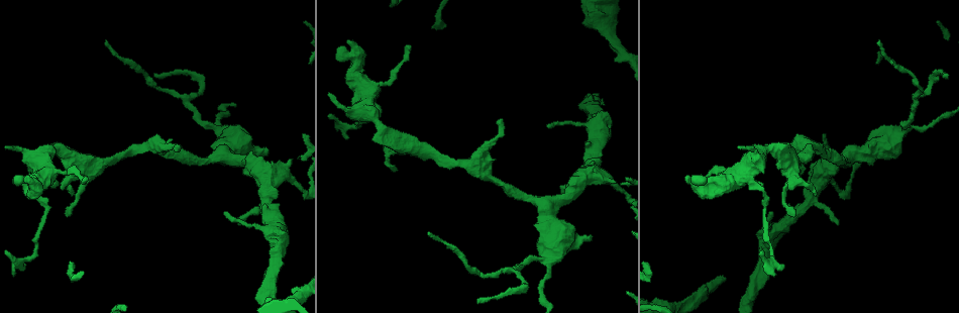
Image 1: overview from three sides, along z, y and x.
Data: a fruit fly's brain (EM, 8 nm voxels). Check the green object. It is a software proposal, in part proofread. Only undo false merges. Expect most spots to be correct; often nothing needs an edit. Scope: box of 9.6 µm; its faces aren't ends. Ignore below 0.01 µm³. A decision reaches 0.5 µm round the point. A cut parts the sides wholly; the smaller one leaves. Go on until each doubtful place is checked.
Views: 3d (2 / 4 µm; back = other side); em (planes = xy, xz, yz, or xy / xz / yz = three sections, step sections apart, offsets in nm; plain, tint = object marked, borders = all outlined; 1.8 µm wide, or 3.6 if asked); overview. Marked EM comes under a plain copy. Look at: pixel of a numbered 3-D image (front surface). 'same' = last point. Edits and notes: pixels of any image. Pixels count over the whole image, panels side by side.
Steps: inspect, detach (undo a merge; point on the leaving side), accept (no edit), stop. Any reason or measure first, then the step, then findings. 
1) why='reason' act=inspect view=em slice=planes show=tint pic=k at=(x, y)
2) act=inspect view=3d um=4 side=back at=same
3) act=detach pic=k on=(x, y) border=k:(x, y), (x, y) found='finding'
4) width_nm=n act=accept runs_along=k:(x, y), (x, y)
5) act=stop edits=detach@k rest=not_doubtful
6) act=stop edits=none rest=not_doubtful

why='abrupt turn' act=inspect view=em um=3.6 slice=planes show=tint pic=1 at=(525, 283)

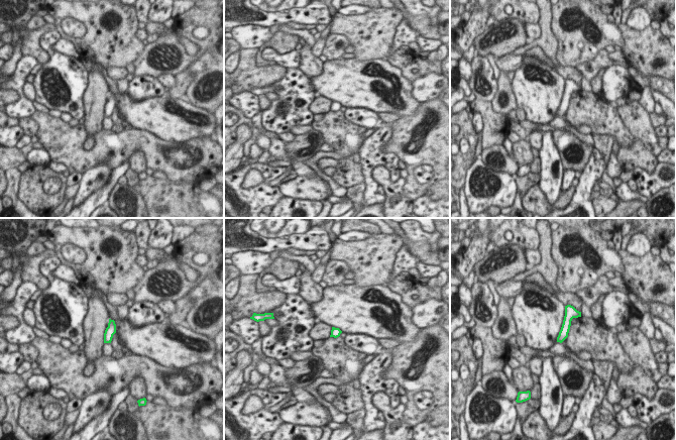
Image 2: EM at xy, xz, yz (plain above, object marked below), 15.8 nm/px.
act=accept found='continuous, no second cell'

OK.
why='looks like a crossing' act=inspect view=em um=3.6 slice=planes show=tint pic=1 at=(42, 169)

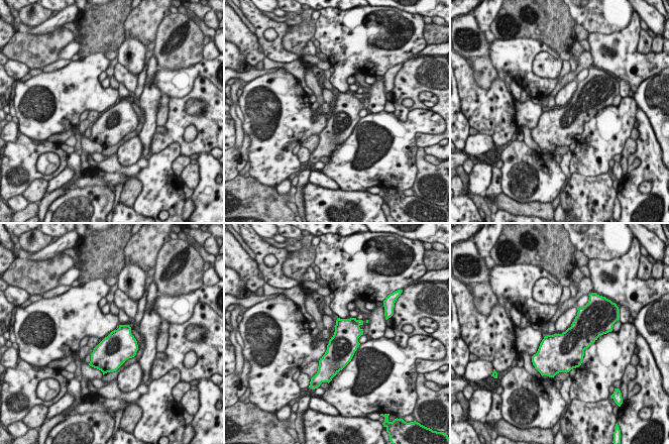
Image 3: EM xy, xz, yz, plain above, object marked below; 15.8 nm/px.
act=accept found='one cell here'

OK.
act=inspect view=em slice=xy step=4 show=tint pic=1 at=(23, 261)

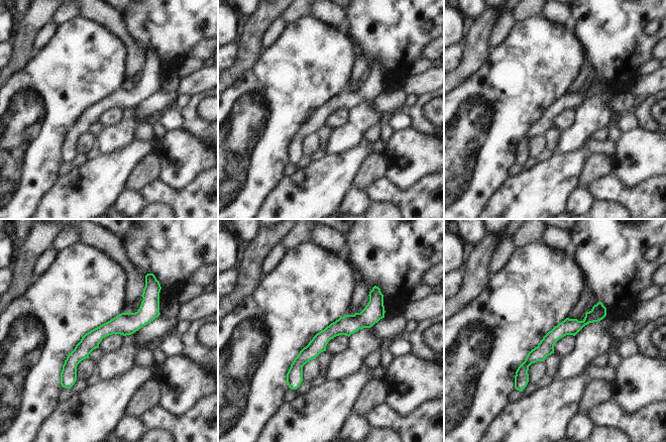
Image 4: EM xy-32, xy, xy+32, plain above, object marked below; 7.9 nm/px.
act=inspect view=em slice=planes show=tint at=same

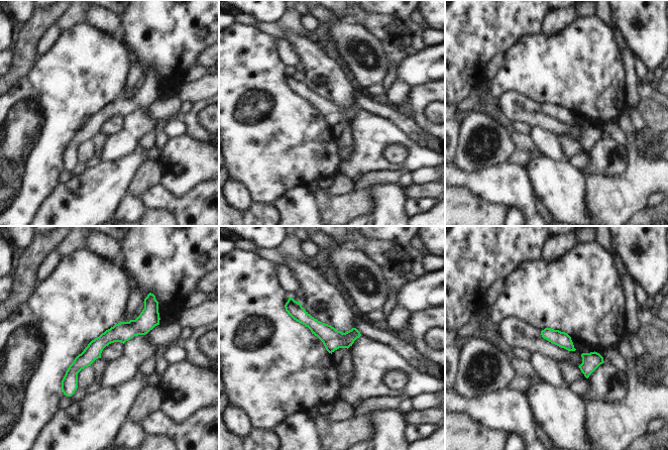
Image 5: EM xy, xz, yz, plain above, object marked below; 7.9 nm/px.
act=accept runs_along=5:(152, 301), (65, 382) found='continuous, no second cell'

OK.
act=stop edits=none rest=not_doubtful

